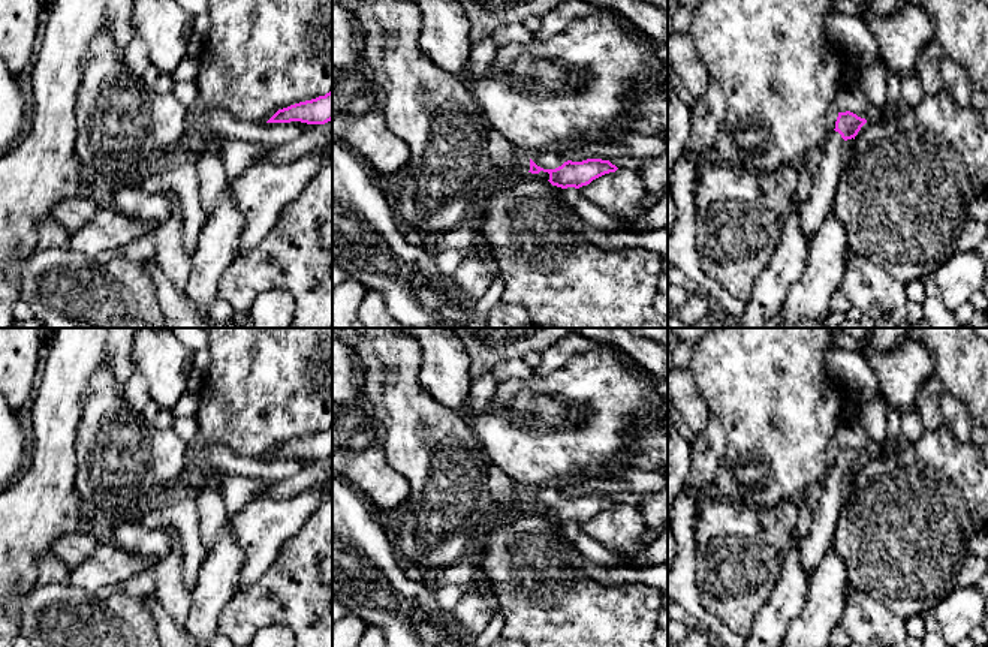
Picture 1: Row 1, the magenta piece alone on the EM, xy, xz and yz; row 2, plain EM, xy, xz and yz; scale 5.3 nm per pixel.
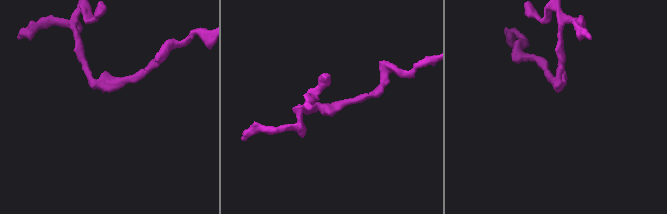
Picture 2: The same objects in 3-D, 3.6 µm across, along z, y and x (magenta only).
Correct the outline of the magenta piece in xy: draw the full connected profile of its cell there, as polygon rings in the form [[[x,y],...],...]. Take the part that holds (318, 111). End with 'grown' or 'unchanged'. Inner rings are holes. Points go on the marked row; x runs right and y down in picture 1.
[[[332,91],[311,100],[299,102],[278,109],[266,123],[301,121],[307,124],[325,124],[332,120]]] | unchanged

